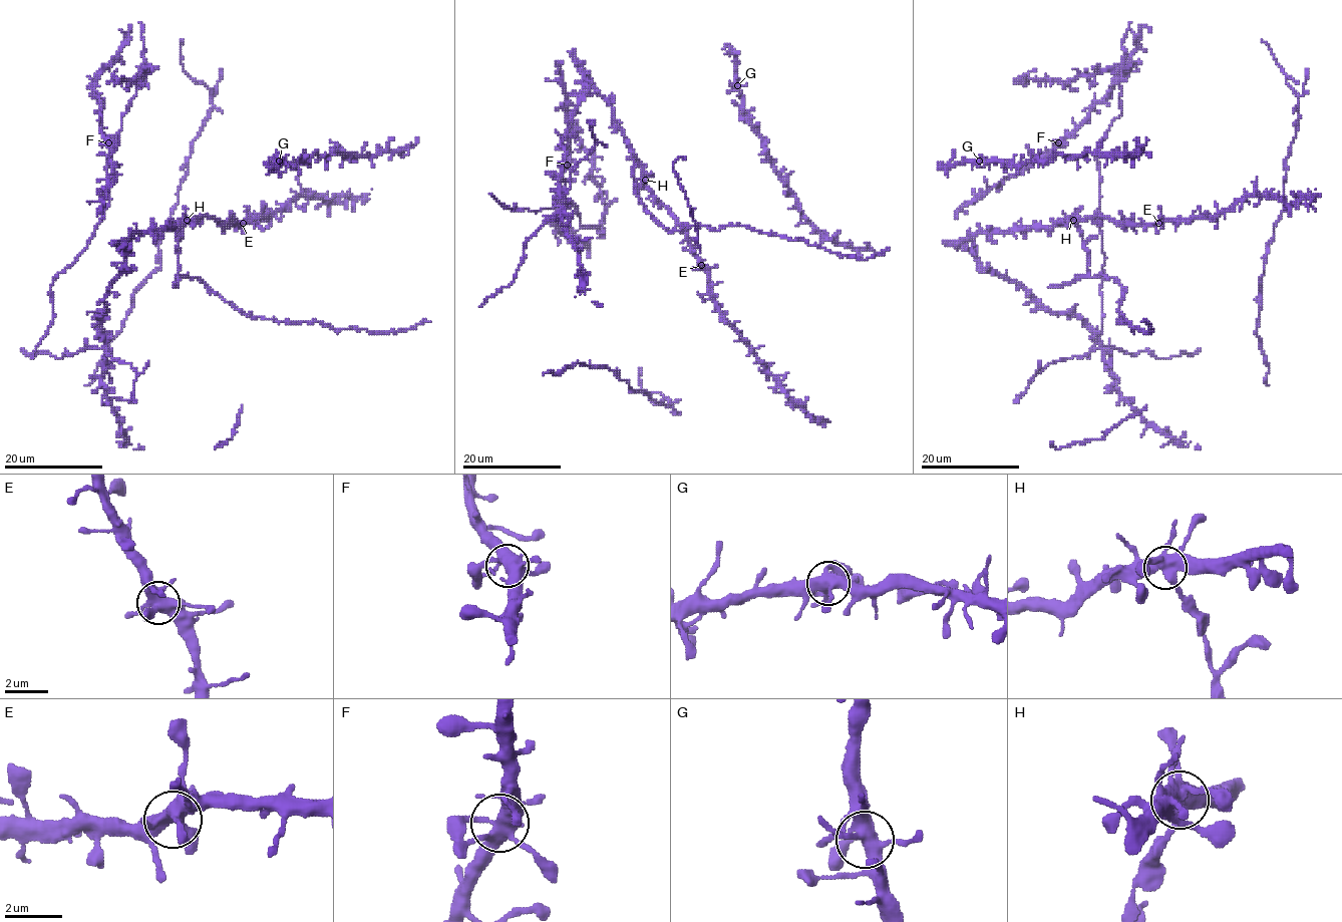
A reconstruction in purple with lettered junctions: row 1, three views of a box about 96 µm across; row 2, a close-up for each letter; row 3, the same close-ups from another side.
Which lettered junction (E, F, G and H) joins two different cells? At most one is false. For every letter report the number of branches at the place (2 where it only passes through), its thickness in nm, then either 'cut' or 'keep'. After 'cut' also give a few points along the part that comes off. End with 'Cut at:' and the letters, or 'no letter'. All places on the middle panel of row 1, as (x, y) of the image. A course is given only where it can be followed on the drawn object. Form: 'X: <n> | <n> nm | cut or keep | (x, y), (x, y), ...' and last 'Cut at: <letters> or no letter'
E: 6 | 480 nm | keep
F: 7 | 460 nm | keep
G: 7 | 460 nm | keep
H: 6 | 480 nm | cut | (644, 180), (637, 196), (644, 209), (670, 231), (686, 225), (720, 230), (747, 225), (867, 259), (890, 248)
Cut at: H

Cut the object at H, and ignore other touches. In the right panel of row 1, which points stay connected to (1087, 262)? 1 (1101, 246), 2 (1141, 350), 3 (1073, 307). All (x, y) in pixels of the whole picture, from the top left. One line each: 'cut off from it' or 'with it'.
1: cut off from it
2: cut off from it
3: cut off from it

